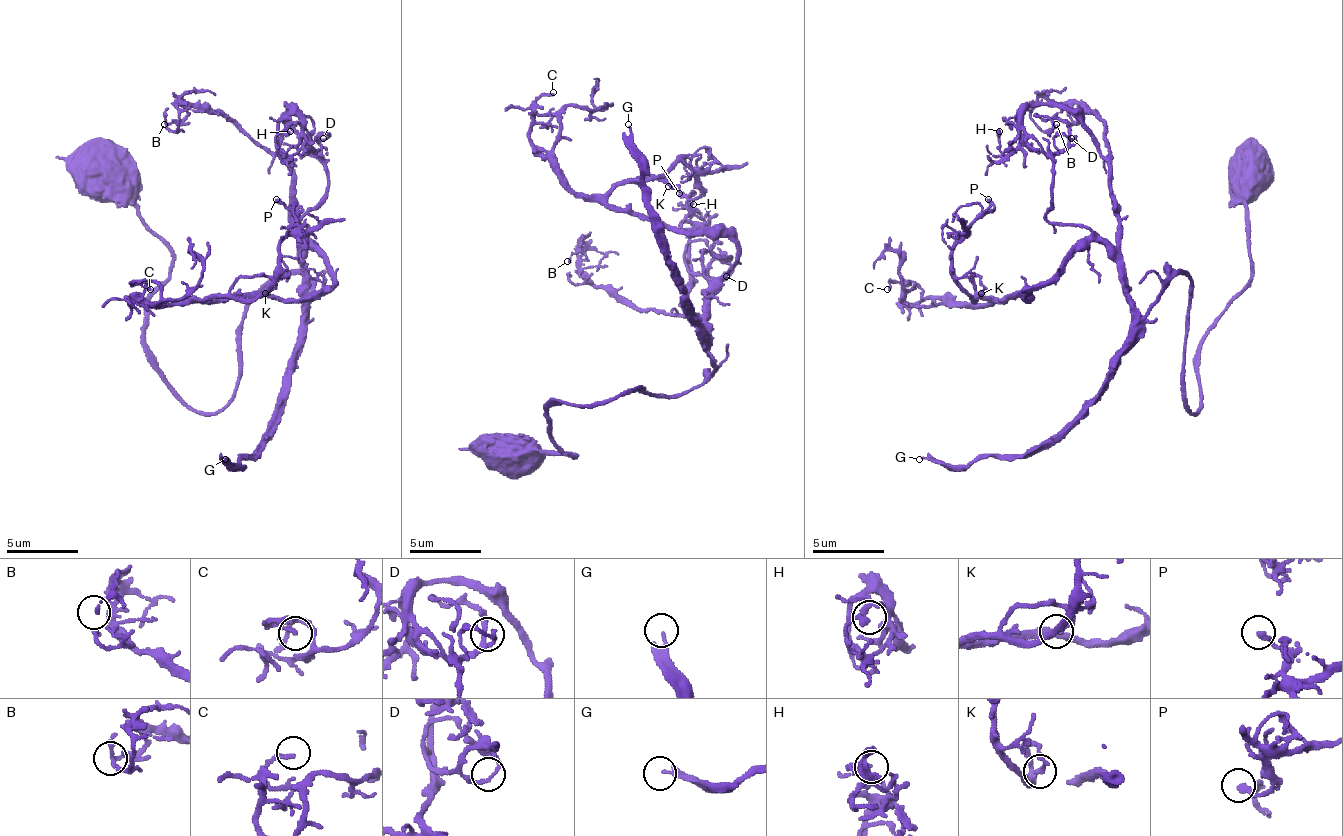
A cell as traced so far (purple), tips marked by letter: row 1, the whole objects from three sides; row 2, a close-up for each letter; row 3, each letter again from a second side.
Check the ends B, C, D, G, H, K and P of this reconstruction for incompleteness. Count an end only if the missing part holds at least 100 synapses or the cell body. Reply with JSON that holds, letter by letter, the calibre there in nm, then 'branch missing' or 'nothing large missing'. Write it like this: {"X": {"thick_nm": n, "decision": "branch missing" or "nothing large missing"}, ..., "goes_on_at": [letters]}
{"B": {"thick_nm": 140, "decision": "nothing large missing"}, "C": {"thick_nm": 170, "decision": "nothing large missing"}, "D": {"thick_nm": 140, "decision": "nothing large missing"}, "G": {"thick_nm": 110, "decision": "branch missing"}, "H": {"thick_nm": 200, "decision": "nothing large missing"}, "K": {"thick_nm": 150, "decision": "nothing large missing"}, "P": {"thick_nm": 220, "decision": "nothing large missing"}, "goes_on_at": ["G"]}

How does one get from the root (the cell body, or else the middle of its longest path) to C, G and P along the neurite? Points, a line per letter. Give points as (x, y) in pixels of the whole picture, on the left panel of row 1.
C: (106, 178), (200, 412), (258, 293), (308, 315), (304, 242), (333, 275), (150, 289)
G: (106, 178), (171, 253), (146, 343), (193, 408), (229, 401), (243, 307), (308, 282), (290, 390), (225, 459)
P: (106, 178), (200, 412), (258, 293), (308, 315), (304, 242), (333, 282), (204, 300), (268, 286), (276, 199)

